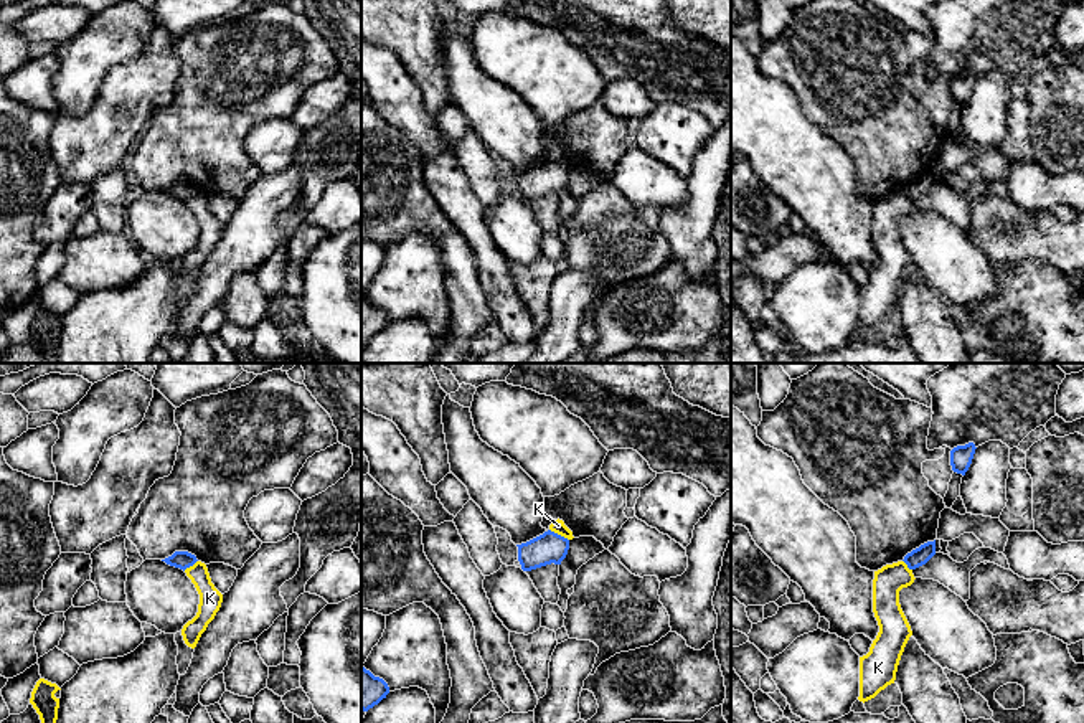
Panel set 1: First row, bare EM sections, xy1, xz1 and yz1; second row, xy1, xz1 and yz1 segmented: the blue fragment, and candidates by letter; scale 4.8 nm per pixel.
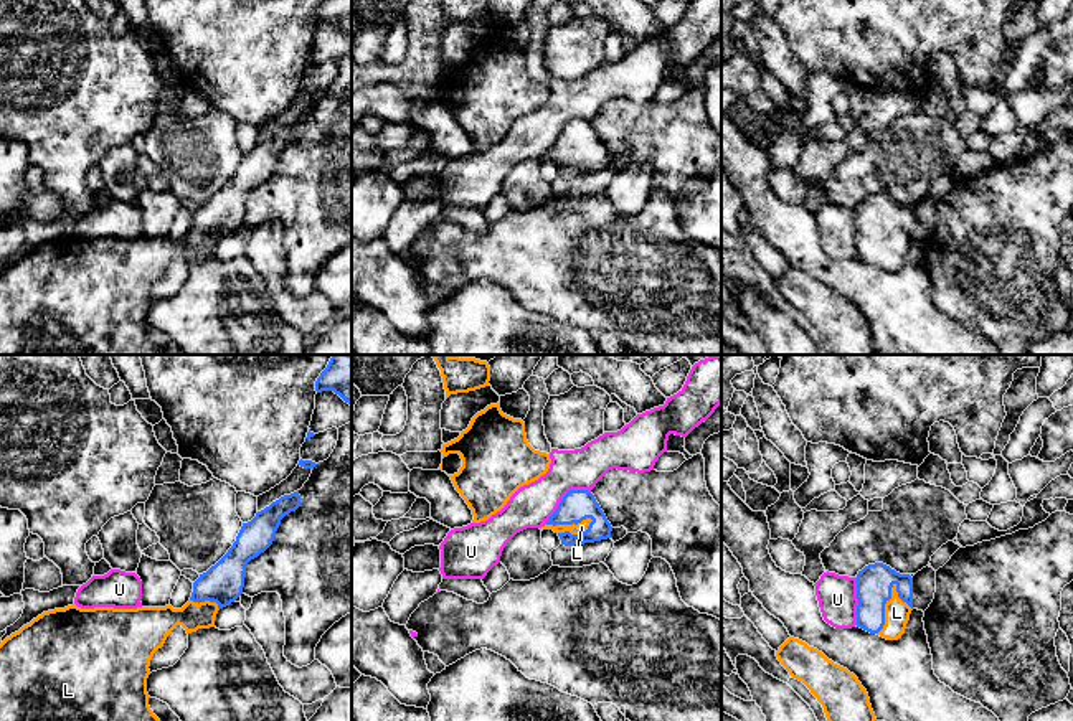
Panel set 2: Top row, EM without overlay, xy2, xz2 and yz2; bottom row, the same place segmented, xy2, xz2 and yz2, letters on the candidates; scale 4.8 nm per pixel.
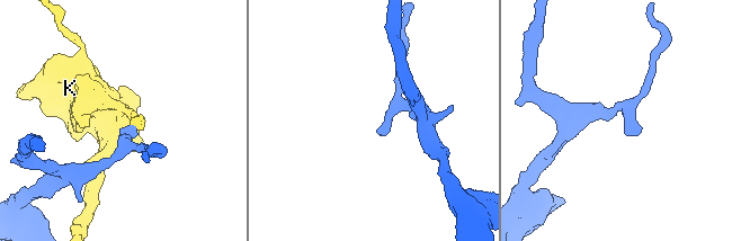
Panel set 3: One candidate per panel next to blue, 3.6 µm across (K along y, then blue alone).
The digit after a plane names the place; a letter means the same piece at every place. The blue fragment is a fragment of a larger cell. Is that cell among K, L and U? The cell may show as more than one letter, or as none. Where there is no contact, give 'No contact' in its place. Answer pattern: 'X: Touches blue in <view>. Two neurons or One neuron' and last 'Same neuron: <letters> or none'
K: Touches blue in xz1. Two neurons
L: Touches blue in xz2. One neuron
U: Touches blue in xz2. Two neurons
Same neuron: L

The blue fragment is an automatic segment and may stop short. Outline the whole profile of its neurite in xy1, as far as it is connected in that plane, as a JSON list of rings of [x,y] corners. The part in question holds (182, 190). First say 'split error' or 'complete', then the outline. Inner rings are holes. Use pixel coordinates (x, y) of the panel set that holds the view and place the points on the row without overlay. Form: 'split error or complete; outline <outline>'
complete; outline [[[175,182],[172,187],[165,188],[162,191],[185,201],[186,198],[193,196],[198,190],[195,185],[191,185],[188,182]]]

